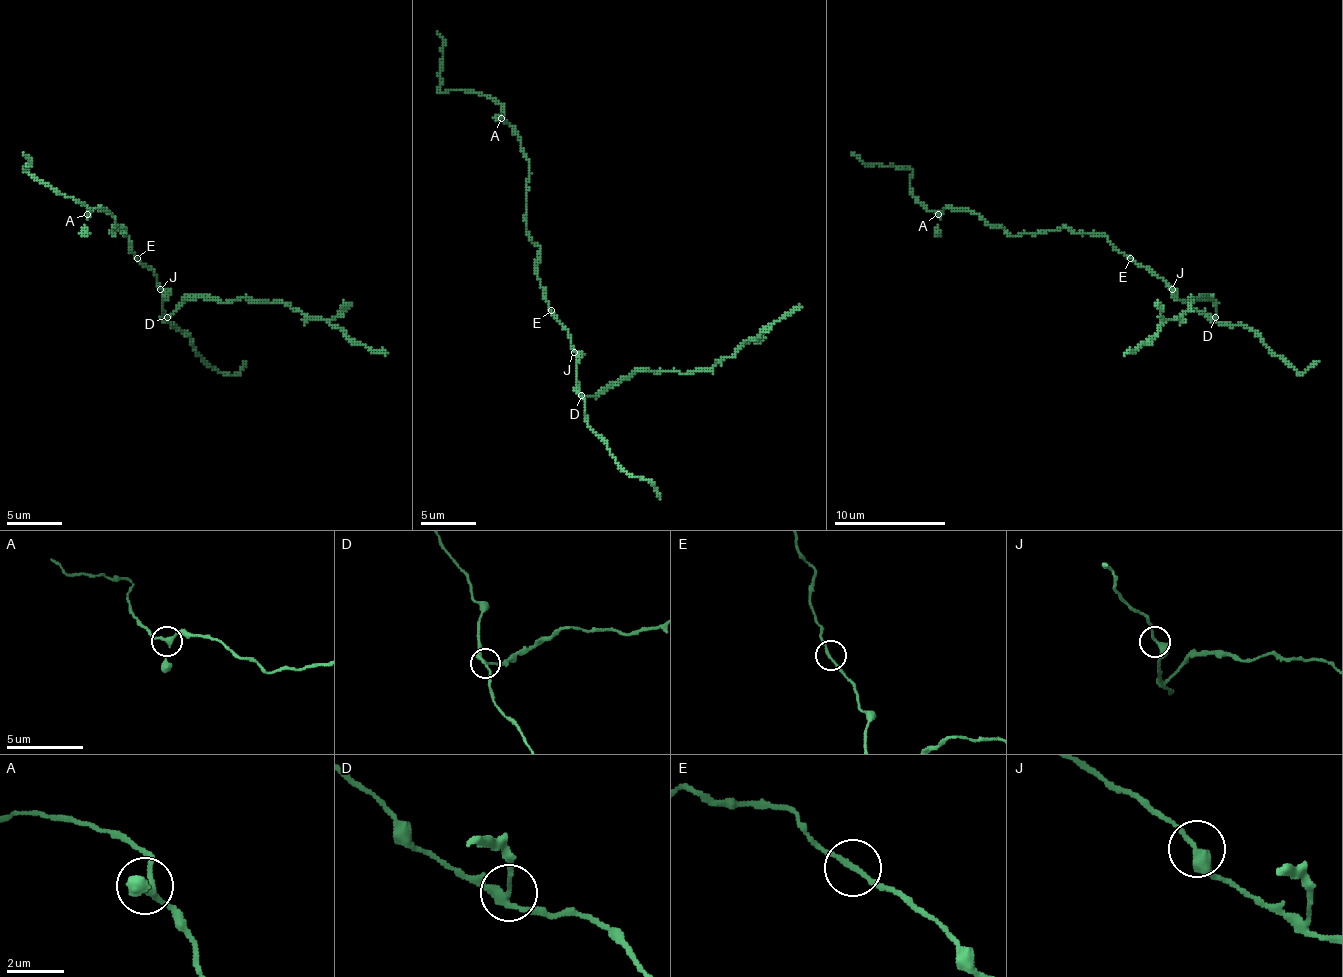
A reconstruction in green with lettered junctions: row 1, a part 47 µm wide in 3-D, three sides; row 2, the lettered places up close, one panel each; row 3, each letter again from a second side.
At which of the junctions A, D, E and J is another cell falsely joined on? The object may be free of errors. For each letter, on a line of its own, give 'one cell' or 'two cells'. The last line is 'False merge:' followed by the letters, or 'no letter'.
A: one cell
D: two cells
E: one cell
J: one cell
False merge: D

